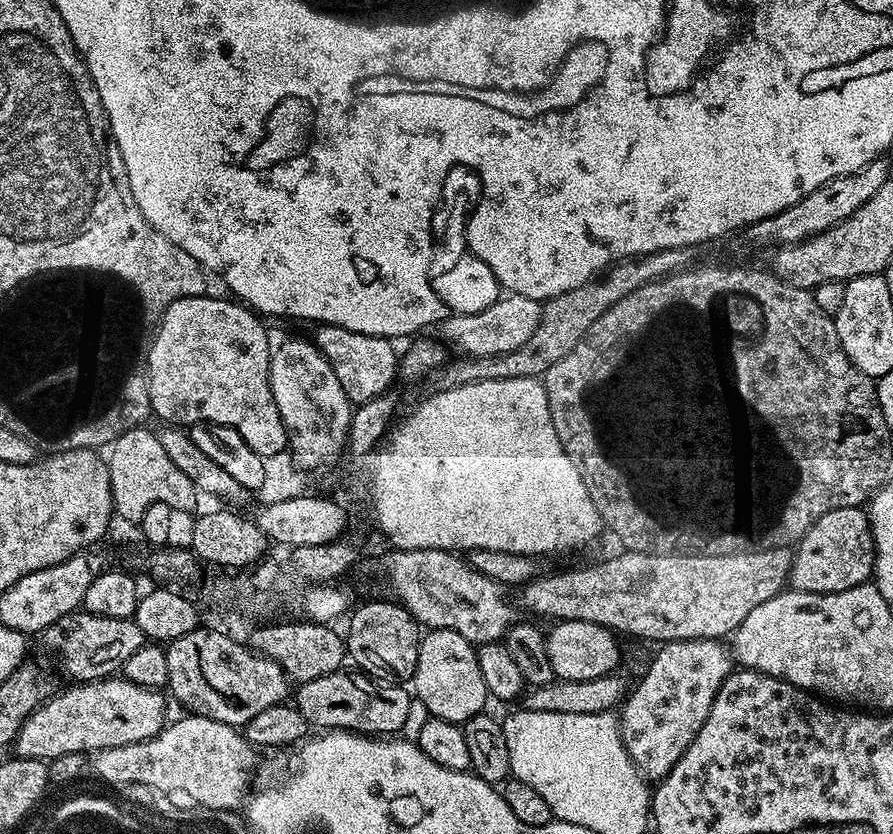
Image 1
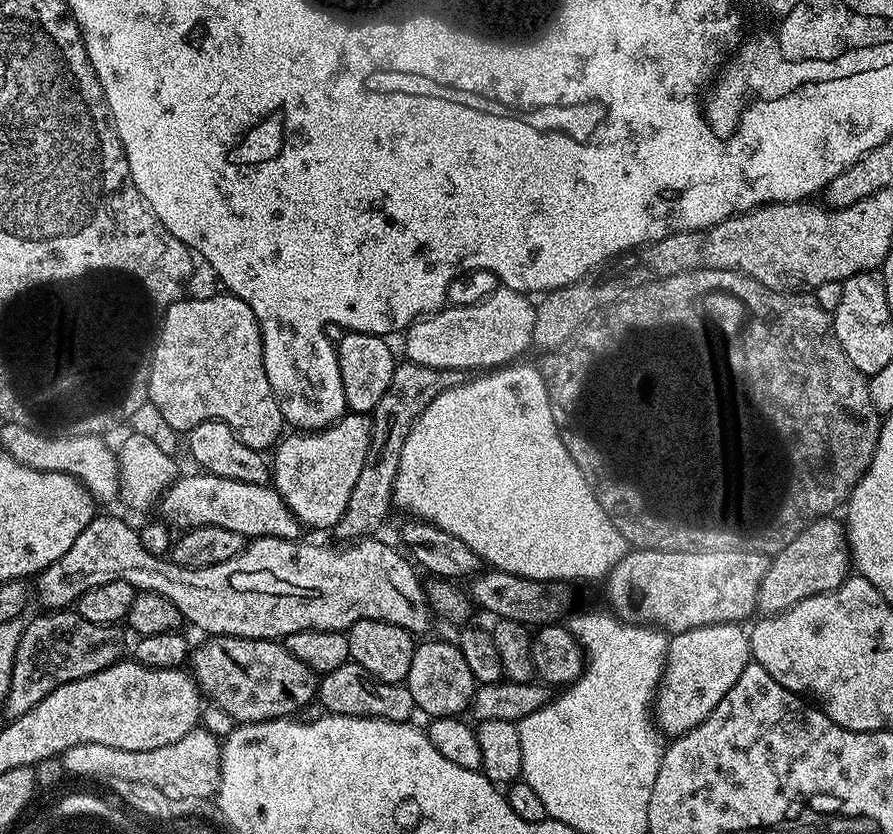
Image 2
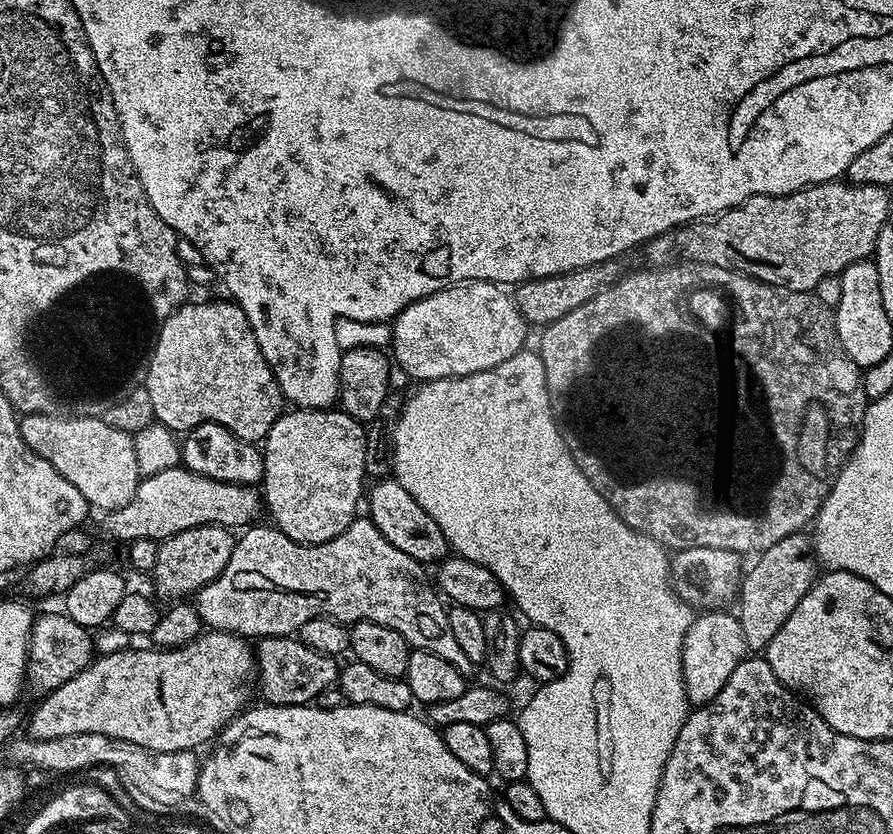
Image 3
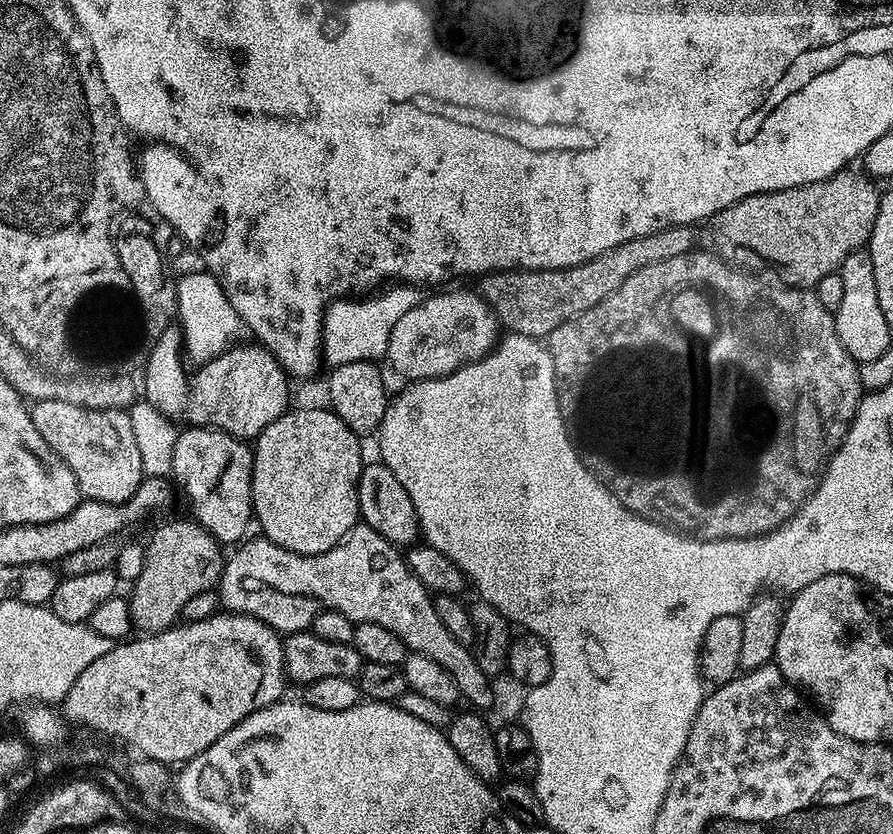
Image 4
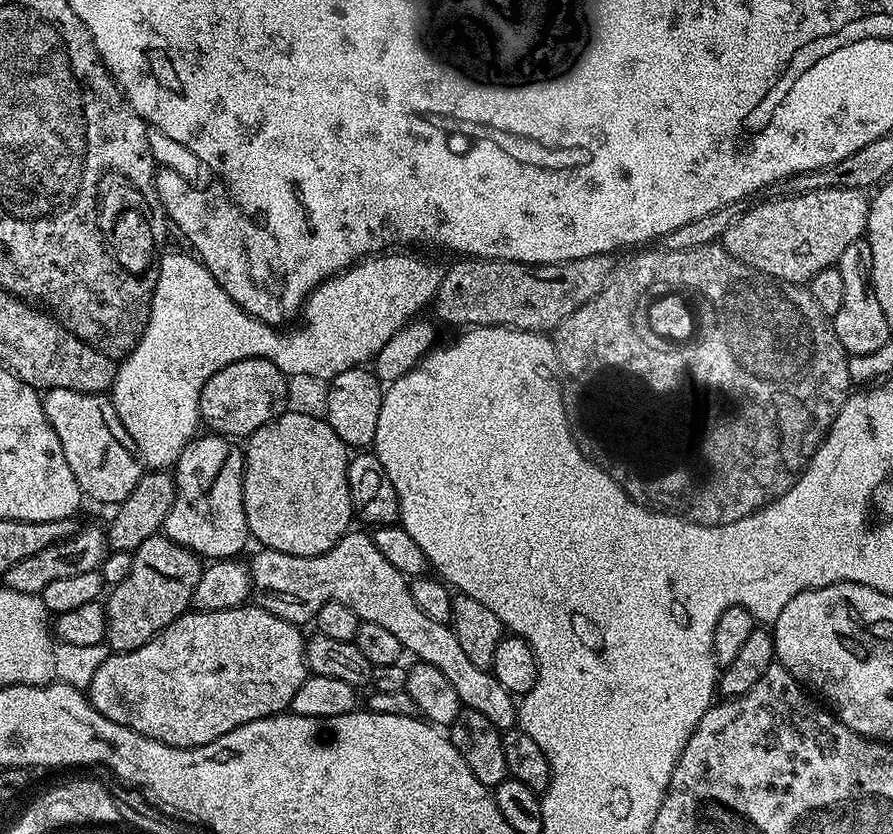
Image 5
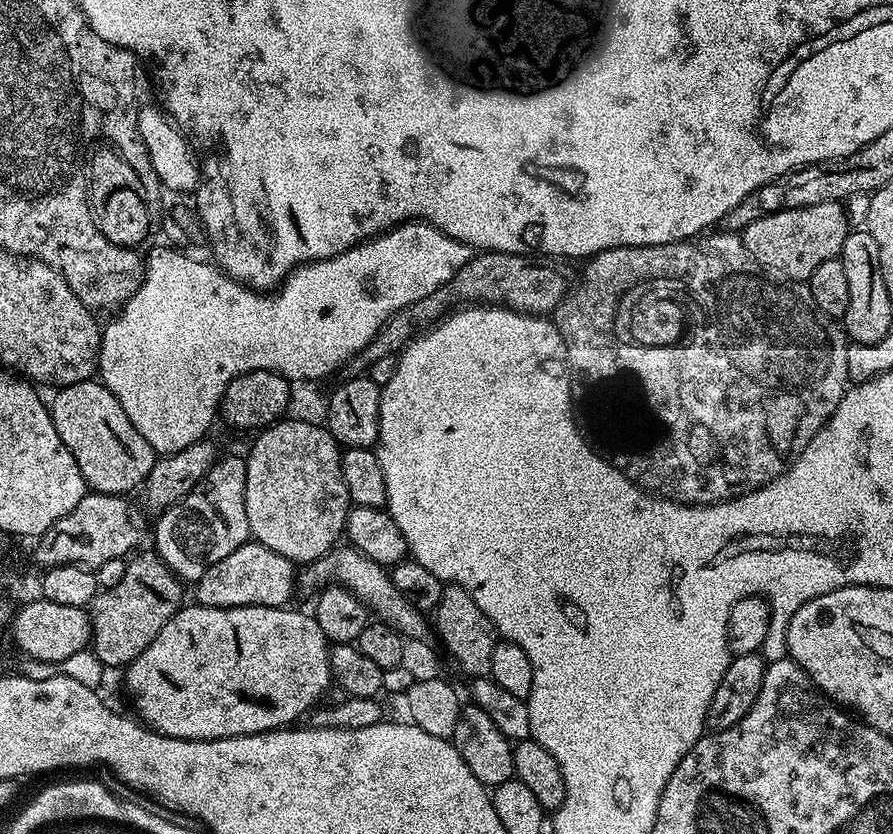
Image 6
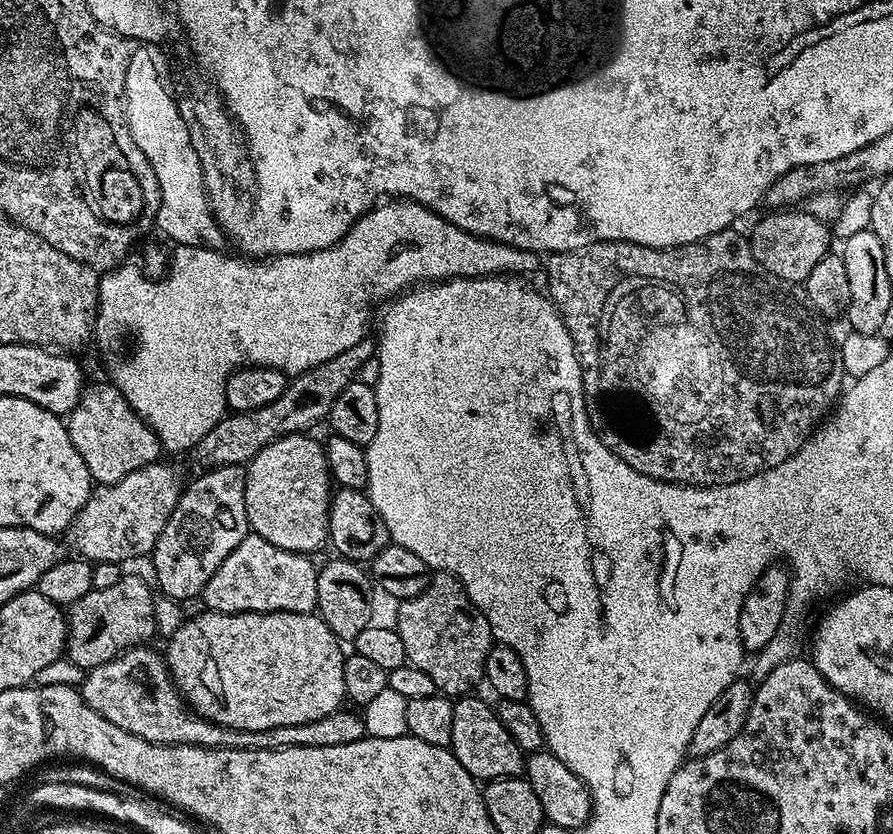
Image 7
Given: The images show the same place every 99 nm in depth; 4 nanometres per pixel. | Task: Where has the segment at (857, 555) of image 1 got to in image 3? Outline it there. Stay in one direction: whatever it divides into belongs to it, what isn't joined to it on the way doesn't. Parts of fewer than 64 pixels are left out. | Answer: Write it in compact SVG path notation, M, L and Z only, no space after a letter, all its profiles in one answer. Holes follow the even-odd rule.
M804 534L787 536L782 542L774 542L764 552L755 557L756 565L745 571L738 593L738 619L742 626L742 638L746 638L746 646L753 653L760 654L768 647L768 643L778 634L778 630L794 614L794 606L806 598L813 584L818 579L818 560L814 555L814 544Z

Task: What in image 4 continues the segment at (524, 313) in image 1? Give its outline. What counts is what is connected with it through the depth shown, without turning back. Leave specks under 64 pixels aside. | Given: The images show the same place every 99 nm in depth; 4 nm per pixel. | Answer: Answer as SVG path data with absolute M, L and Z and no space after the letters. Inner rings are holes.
M454 290L421 299L418 306L408 310L390 332L390 343L385 356L387 364L405 381L430 380L434 377L448 376L462 365L471 364L487 356L494 349L500 338L500 323L492 309L479 293L475 291Z

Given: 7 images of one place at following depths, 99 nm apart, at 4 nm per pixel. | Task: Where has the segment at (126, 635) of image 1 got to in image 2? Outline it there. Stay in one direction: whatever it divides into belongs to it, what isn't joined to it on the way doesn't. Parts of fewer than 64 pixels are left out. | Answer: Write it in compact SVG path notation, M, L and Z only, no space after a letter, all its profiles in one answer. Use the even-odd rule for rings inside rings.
M55 609L40 612L21 629L11 668L11 682L3 699L4 718L16 719L33 709L58 686L80 681L104 670L121 657L120 638L113 625L88 622L79 612Z

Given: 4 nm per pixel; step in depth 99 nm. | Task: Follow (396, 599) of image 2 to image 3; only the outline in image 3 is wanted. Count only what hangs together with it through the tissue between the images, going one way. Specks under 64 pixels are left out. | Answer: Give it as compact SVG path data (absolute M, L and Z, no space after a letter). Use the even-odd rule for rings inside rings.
M357 518L352 525L338 538L321 544L299 544L275 526L256 528L248 526L239 533L234 550L230 554L230 562L206 587L195 593L194 603L200 615L201 625L213 632L232 632L235 636L245 638L263 638L265 636L292 636L299 633L302 622L310 622L310 618L331 616L345 626L357 624L359 620L378 622L382 626L390 626L390 630L398 630L402 638L413 648L426 650L430 654L438 654L438 658L446 658L454 670L468 674L473 671L473 664L458 647L458 641L450 630L448 608L433 581L426 573L425 565L419 564L410 554L402 554L378 534L378 530L367 518Z

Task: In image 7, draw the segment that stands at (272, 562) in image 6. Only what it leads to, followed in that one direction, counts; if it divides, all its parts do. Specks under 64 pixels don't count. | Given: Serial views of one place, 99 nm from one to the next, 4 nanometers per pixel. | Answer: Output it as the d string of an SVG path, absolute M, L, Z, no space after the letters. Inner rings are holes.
M244 536L206 582L203 607L213 612L312 612L318 598L318 568L308 560L305 553L282 550L261 536Z

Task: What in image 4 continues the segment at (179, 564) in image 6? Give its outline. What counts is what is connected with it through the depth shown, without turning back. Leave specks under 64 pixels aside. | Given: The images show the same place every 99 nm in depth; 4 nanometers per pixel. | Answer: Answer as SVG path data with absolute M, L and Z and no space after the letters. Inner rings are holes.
M188 426L177 435L174 442L174 462L171 479L175 487L184 491L191 519L202 525L221 546L236 546L249 535L248 523L254 520L252 510L252 454L253 449L237 436L231 436L219 428Z

